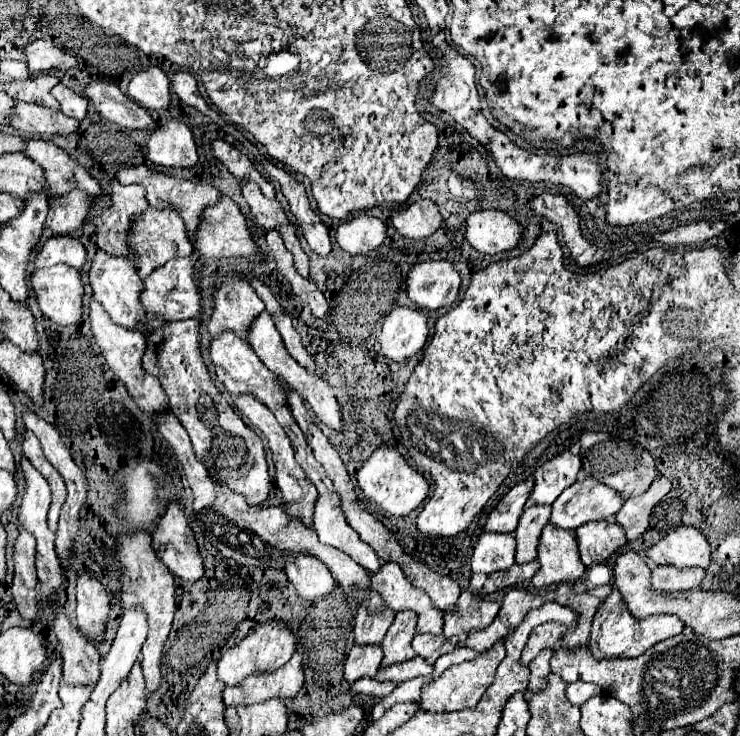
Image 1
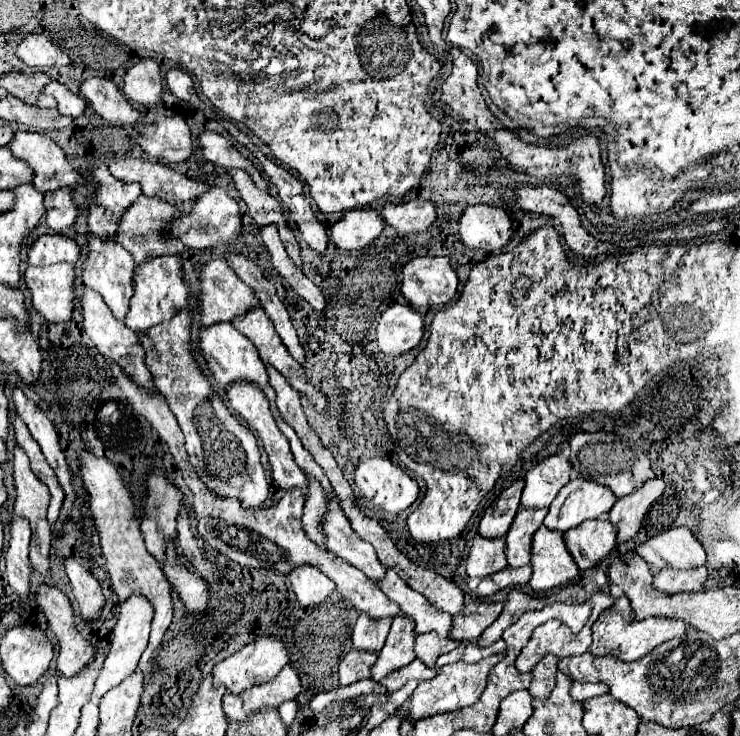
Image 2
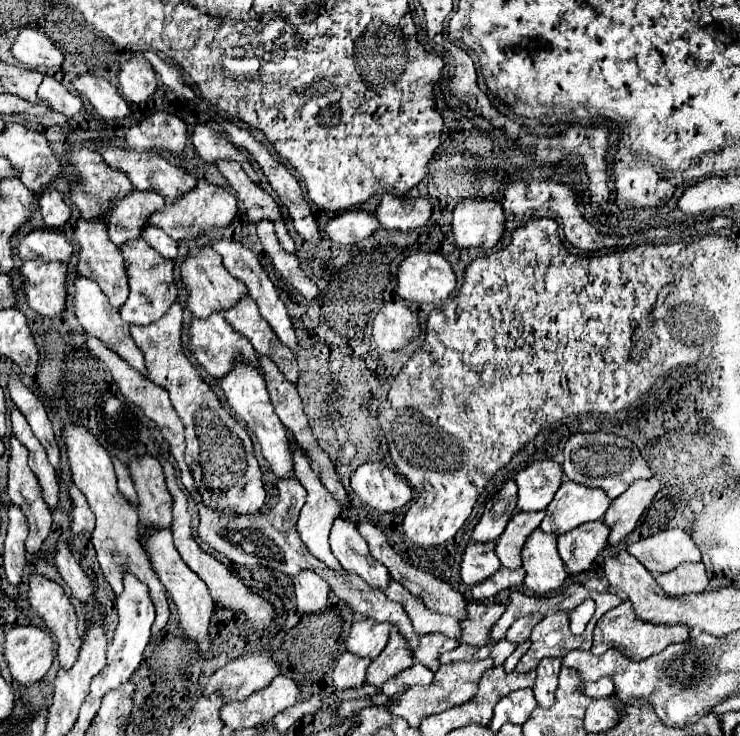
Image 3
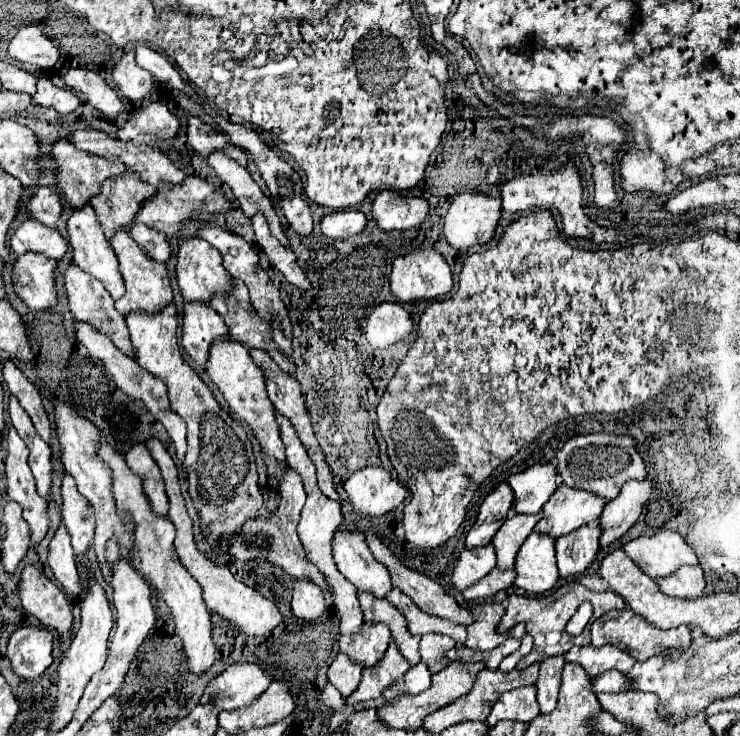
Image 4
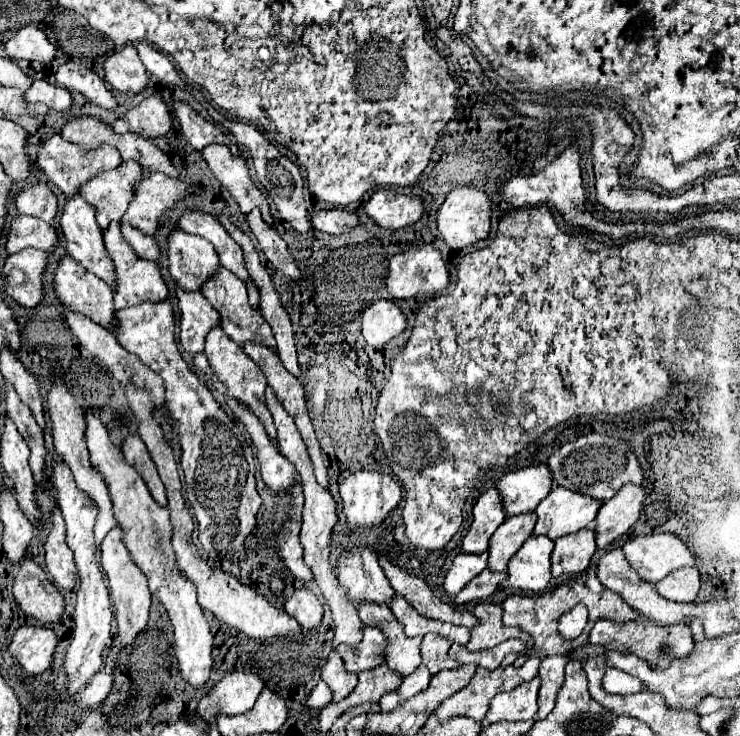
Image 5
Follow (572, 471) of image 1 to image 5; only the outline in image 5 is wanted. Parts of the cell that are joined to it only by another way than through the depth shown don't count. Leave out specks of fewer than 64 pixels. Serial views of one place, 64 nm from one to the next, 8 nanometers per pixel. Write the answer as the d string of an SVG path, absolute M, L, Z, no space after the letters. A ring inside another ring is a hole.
M546 464L528 466L506 474L498 482L506 516L534 512L552 488L552 472Z

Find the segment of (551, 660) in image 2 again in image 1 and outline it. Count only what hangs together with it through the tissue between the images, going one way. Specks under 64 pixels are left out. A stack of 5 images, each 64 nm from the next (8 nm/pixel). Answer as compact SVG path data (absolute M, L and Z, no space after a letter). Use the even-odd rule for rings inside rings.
M544 650L528 664L528 670L530 670L530 686L528 686L528 690L544 688L544 684L548 682L548 674L550 674L550 664L548 664L550 658L552 658L552 650Z

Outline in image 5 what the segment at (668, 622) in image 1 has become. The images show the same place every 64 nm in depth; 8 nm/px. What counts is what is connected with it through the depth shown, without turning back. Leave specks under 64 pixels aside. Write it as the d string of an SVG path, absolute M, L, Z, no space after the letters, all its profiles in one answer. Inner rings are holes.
M596 620L590 630L590 644L602 644L608 648L616 648L624 654L634 654L642 660L648 660L652 668L668 668L672 660L680 656L688 656L694 648L692 632L686 624L676 624L672 628L660 628L650 620L632 620L632 622L612 622L612 620Z

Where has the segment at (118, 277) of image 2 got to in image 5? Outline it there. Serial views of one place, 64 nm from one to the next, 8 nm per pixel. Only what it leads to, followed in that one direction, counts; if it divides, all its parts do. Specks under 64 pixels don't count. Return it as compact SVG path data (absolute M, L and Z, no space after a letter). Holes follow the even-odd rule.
M76 194L72 200L66 200L66 208L64 208L64 214L60 218L60 226L62 226L62 234L66 238L66 248L68 248L68 254L78 262L82 264L88 272L96 274L98 278L102 278L112 290L116 288L116 274L114 274L114 264L112 264L112 258L108 256L106 252L106 246L104 246L104 238L102 238L102 230L94 218L94 208L80 196Z

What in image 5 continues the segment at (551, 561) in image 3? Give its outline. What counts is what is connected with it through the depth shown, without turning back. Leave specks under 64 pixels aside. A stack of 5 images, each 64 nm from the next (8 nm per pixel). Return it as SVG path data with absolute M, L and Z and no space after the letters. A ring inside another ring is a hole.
M530 536L508 564L508 580L502 588L518 588L524 592L542 592L550 578L550 558L554 542L546 536Z

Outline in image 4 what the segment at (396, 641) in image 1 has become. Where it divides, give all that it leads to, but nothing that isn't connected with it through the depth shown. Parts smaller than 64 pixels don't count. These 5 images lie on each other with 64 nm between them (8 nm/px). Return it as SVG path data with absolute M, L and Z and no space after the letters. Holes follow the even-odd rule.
M394 640L390 642L386 654L382 656L382 660L370 668L364 668L362 672L362 682L358 686L356 692L352 692L346 702L348 704L356 704L356 702L362 702L362 700L372 700L372 698L378 698L382 694L382 690L398 680L400 676L404 676L404 672L410 670L410 664L408 660L400 654L398 646L394 644Z

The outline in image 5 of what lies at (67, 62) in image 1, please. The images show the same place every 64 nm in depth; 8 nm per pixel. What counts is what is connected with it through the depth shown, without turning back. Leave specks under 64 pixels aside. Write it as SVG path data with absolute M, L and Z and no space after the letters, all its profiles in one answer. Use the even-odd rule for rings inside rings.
M24 26L6 42L6 54L16 60L48 64L56 58L56 48L42 30L36 26Z

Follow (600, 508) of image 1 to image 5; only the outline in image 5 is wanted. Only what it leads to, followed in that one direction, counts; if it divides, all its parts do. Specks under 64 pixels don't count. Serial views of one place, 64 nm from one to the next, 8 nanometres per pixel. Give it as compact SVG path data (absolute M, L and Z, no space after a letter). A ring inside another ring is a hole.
M554 488L536 508L538 522L534 528L534 536L548 536L556 540L566 534L574 534L594 522L600 500L572 492L568 488Z

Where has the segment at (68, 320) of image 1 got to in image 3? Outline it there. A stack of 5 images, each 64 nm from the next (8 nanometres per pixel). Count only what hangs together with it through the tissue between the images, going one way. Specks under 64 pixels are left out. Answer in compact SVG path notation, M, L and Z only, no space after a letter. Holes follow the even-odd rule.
M26 260L20 268L24 278L24 290L30 308L46 318L56 318L64 312L66 306L66 272L64 262L40 262Z

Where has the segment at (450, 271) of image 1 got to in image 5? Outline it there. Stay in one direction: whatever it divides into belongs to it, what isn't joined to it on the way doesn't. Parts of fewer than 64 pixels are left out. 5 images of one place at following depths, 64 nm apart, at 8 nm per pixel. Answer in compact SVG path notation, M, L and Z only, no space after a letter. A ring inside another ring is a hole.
M416 246L416 248L402 250L390 260L386 288L392 300L406 300L406 298L442 292L448 288L448 282L450 282L450 274L442 260L442 254L432 246Z

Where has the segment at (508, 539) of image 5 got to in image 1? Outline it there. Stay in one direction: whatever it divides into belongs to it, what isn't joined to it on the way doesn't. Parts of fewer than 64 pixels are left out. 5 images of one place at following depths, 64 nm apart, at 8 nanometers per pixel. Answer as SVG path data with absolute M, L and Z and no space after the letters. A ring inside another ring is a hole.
M532 504L524 510L520 524L514 532L518 546L516 546L516 562L532 562L538 556L538 538L542 534L542 528L548 524L552 514L552 506L538 506Z

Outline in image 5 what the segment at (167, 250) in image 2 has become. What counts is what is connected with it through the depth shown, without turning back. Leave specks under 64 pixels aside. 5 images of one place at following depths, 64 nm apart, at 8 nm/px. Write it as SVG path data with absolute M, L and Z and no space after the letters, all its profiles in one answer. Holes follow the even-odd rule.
M128 160L120 168L104 172L92 178L92 182L84 184L80 196L94 206L96 220L102 230L106 230L112 220L122 220L134 196L134 184L140 180L140 174L140 164Z

